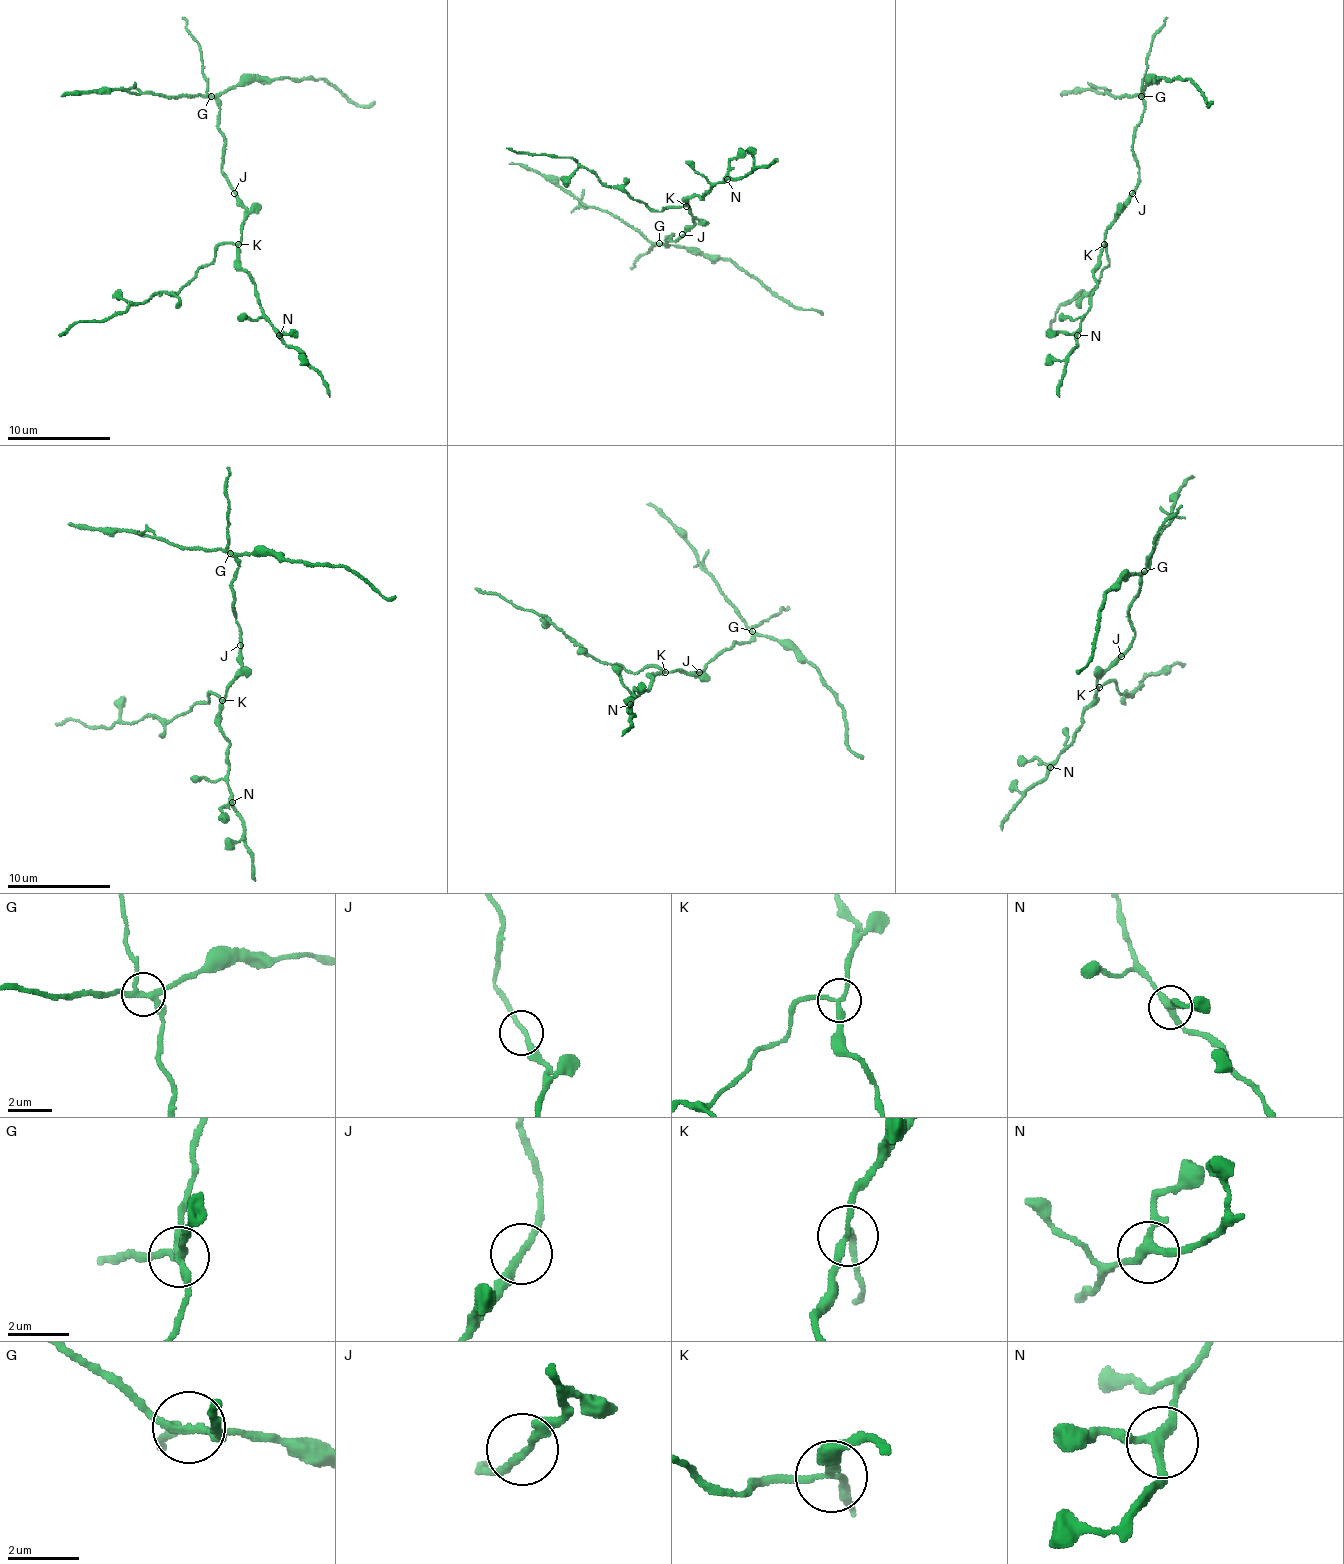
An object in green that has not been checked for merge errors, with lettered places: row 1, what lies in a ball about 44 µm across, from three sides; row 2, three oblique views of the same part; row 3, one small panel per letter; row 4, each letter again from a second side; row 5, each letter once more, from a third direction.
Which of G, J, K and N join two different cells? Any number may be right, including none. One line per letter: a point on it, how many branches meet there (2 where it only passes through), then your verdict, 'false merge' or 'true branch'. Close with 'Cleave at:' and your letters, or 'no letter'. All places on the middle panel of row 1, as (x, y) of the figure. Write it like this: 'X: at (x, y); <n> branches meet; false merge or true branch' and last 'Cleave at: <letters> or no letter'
G: at (659, 243); 4 branches meet; false merge
J: at (682, 234); 2 branches meet; true branch
K: at (686, 206); 3 branches meet; false merge
N: at (727, 179); 4 branches meet; true branch
Cleave at: G, K

